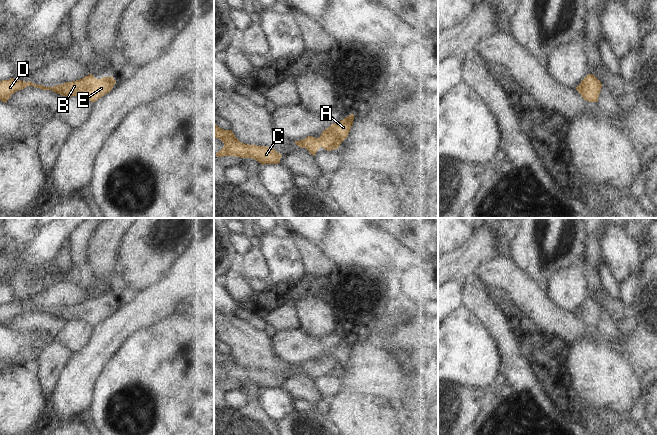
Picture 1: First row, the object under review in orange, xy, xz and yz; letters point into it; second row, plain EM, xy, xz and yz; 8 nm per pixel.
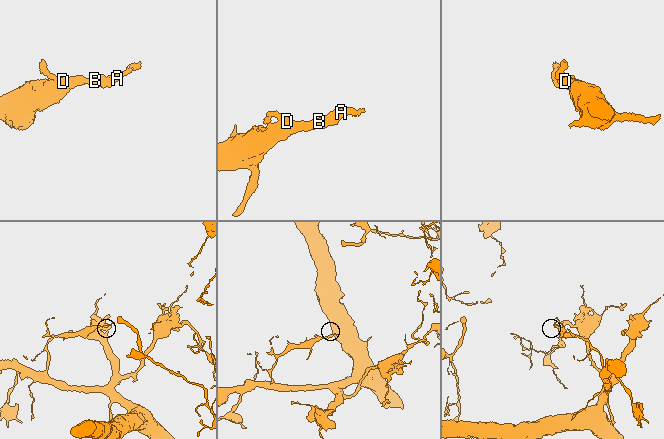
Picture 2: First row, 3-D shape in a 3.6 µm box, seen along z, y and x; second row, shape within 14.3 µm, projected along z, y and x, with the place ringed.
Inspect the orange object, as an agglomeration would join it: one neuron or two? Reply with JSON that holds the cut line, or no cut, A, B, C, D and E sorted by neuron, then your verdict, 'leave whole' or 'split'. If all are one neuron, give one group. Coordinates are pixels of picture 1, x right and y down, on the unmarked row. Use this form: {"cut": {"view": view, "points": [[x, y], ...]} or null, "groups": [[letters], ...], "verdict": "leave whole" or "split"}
{"cut": null, "groups": [["A", "B", "C", "D", "E"]], "verdict": "leave whole"}

